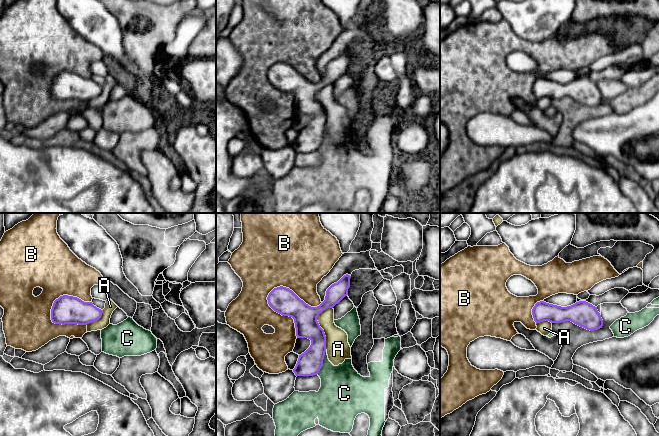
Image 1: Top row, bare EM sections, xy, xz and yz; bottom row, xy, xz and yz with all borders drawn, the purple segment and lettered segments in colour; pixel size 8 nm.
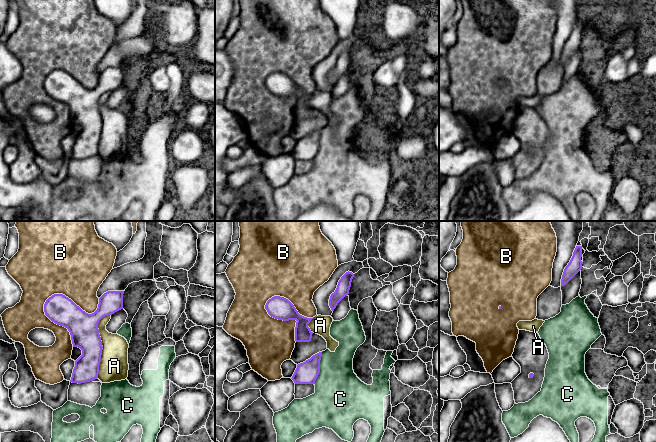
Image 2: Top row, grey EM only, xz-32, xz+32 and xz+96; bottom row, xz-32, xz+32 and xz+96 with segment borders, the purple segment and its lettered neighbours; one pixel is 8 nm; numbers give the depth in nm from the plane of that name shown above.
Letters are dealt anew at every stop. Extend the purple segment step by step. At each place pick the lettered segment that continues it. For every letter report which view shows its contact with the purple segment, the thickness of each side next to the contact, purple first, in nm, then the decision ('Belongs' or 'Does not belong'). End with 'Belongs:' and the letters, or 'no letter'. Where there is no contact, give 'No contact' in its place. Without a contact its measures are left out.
A: Touches purple in xz. Thickness 190 nm (purple) against 190 nm. Does not belong
B: Touches purple in xz. Thickness 220 nm (purple) against 460 nm. Does not belong
C: Touches purple in xz. Thickness 200 nm (purple) against 340 nm. Does not belong
Belongs: no letter

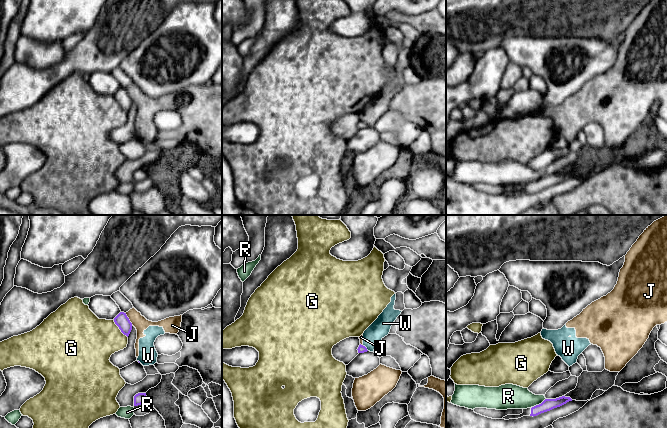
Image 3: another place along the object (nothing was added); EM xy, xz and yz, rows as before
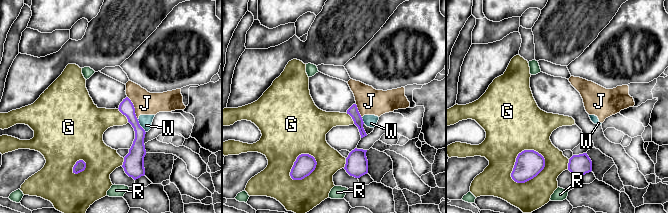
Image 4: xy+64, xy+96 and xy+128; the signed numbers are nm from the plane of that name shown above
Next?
G: Touches purple in xy. Thickness 110 nm (purple) against 380 nm. Does not belong
J: Touches purple in xy. Thickness 110 nm (purple) against 110 nm. Does not belong
R: Touches purple in yz. Thickness 100 nm (purple) against 200 nm. Does not belong
W: Touches purple in xz. Thickness 60 nm (purple) against 150 nm. Does not belong
Belongs: no letter

